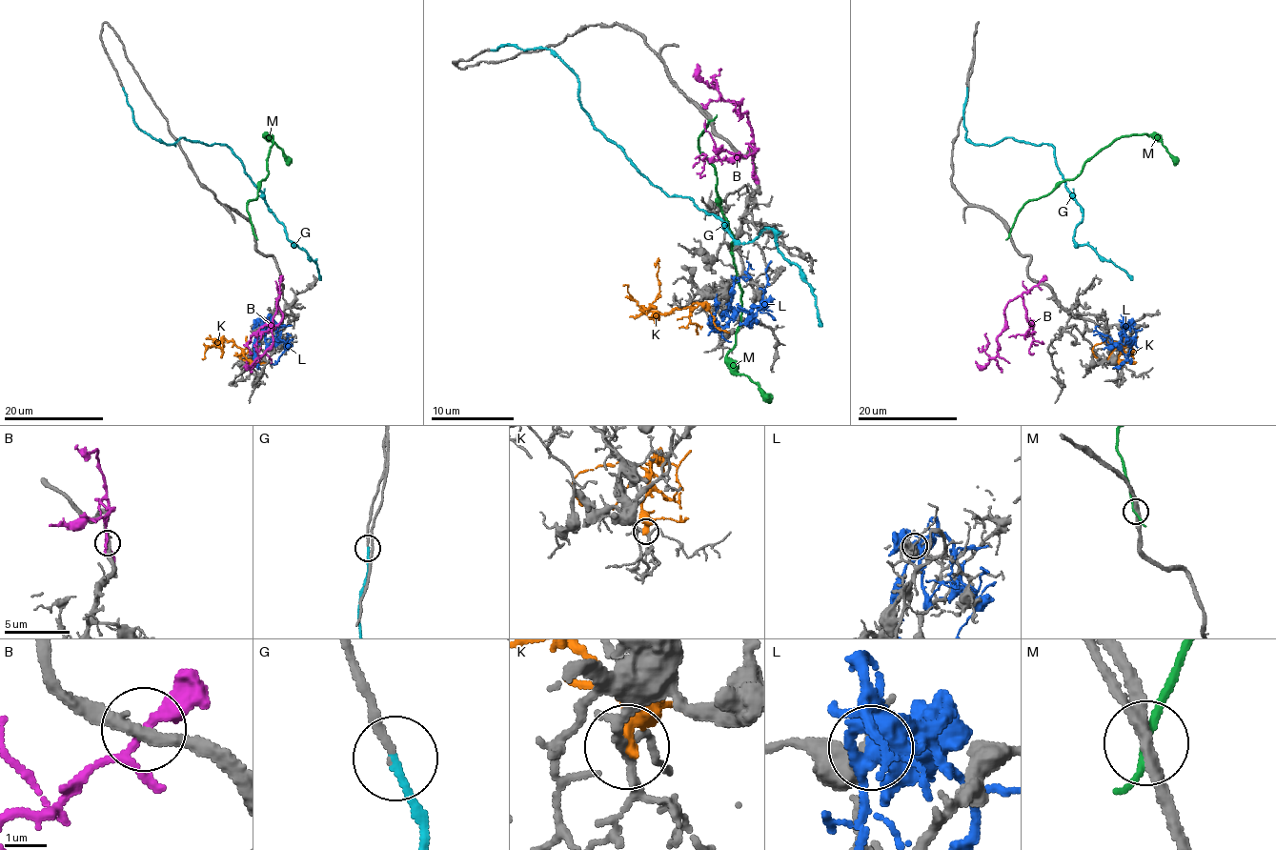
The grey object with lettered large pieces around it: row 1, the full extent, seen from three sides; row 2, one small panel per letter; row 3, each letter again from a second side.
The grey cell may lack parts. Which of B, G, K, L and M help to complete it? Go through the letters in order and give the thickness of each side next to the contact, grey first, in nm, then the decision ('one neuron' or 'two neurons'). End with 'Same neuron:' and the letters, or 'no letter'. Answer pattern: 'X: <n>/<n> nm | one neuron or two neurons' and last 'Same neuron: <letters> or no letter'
B: 320/220 nm | two neurons
G: 190/170 nm | one neuron
K: 170/480 nm | two neurons
L: 420/380 nm | two neurons
M: 300/170 nm | two neurons
Same neuron: G

